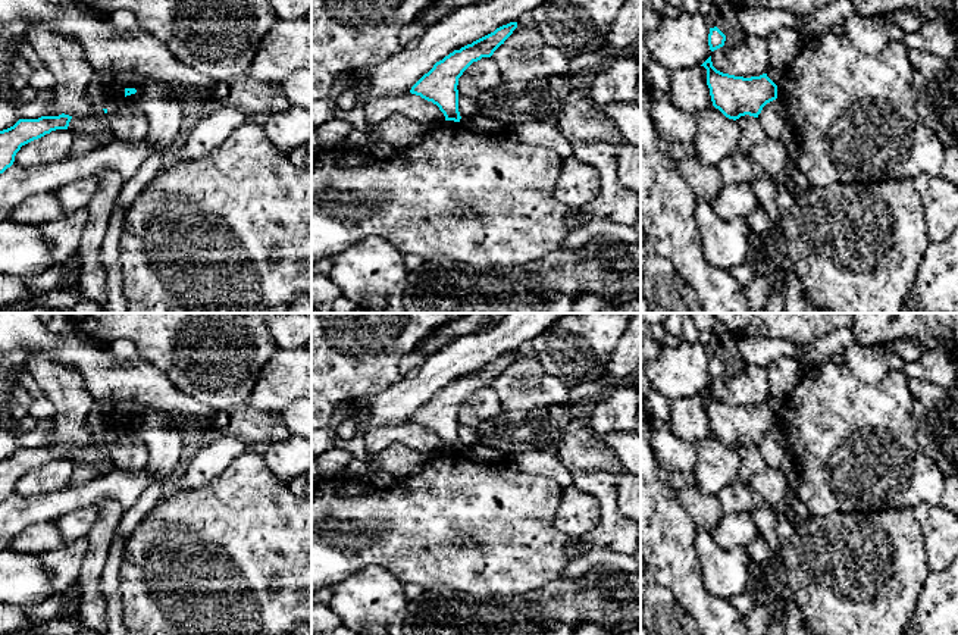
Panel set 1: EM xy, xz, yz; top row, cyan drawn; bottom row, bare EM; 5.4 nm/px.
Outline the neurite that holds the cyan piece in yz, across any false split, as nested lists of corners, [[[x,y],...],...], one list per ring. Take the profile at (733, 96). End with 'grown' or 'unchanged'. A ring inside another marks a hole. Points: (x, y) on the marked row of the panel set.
[[[711,56],[701,66],[707,69],[713,106],[729,119],[758,118],[763,107],[777,98],[777,85],[767,73],[751,78],[723,73],[713,66]]] | unchanged

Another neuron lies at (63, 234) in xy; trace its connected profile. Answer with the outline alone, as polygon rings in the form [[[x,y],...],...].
[[[78,209],[41,225],[43,238],[57,263],[78,251],[87,220],[87,209]]]

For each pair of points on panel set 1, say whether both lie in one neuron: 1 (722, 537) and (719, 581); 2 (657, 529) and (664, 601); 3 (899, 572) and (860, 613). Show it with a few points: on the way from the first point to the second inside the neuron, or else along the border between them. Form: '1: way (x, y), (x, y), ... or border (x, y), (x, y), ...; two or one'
1: border (708, 532), (722, 547), (742, 547), (745, 550); two
2: border (656, 584), (666, 588), (686, 612); two
3: way (889, 584), (879, 594), (876, 603), (872, 604); one

